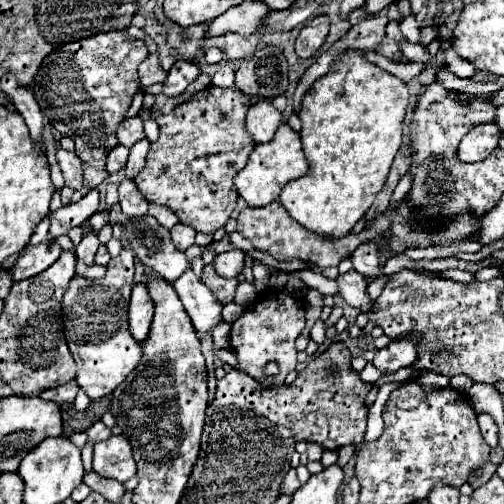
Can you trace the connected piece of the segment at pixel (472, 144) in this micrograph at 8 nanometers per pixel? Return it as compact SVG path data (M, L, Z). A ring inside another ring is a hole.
M482 124L472 128L458 146L458 158L462 162L480 162L484 160L500 140L502 132L496 124Z

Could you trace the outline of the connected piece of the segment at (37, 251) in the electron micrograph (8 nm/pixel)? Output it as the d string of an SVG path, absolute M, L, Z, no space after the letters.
M46 240L38 246L32 246L32 248L26 248L16 264L12 266L12 278L14 280L26 280L26 278L32 278L40 272L44 272L48 266L54 264L54 260L60 256L62 248L54 242L54 240Z

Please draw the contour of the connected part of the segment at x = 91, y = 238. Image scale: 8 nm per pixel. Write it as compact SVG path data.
M84 234L86 236L86 240L82 240L78 246L76 246L76 258L80 260L80 262L84 262L86 266L94 266L94 254L96 254L96 250L98 250L98 246L100 246L100 242L98 242L98 238L94 236L94 234Z

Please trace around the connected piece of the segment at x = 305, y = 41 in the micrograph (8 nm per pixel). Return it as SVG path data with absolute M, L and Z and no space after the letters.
M314 16L302 30L300 30L300 36L296 38L296 54L306 60L306 58L312 58L318 48L324 44L326 36L328 36L328 30L330 30L330 18L328 16Z

